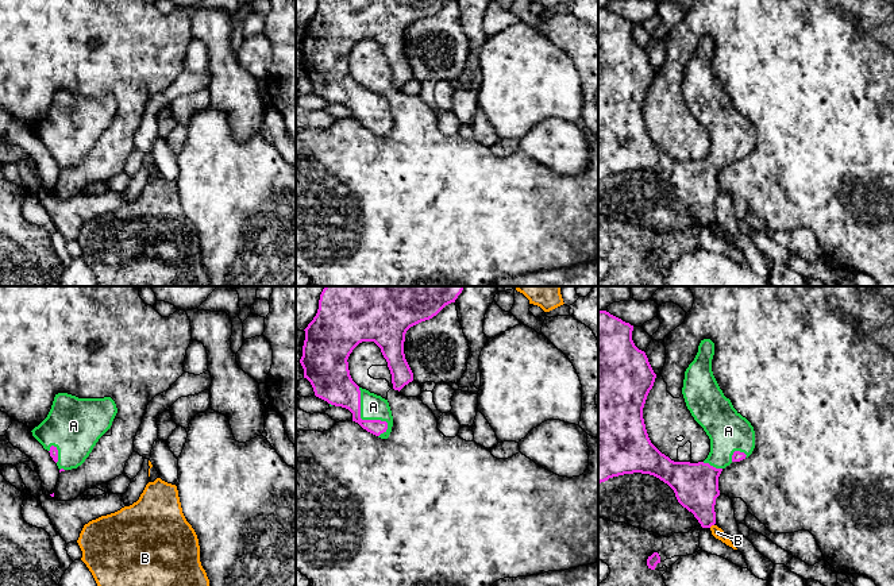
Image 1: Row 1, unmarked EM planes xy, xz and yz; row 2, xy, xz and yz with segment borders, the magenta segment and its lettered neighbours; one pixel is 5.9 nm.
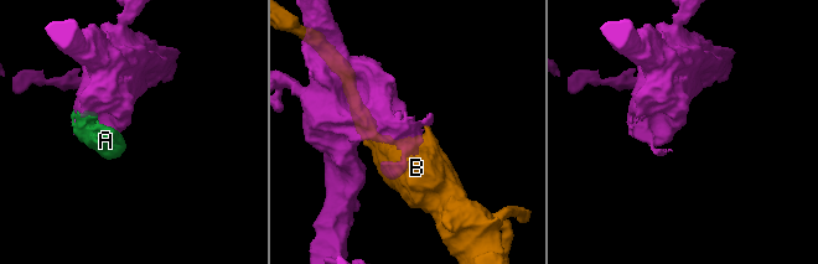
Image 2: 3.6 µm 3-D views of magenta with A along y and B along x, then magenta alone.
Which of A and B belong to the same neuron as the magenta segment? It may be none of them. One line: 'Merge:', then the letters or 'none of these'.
Merge: A

